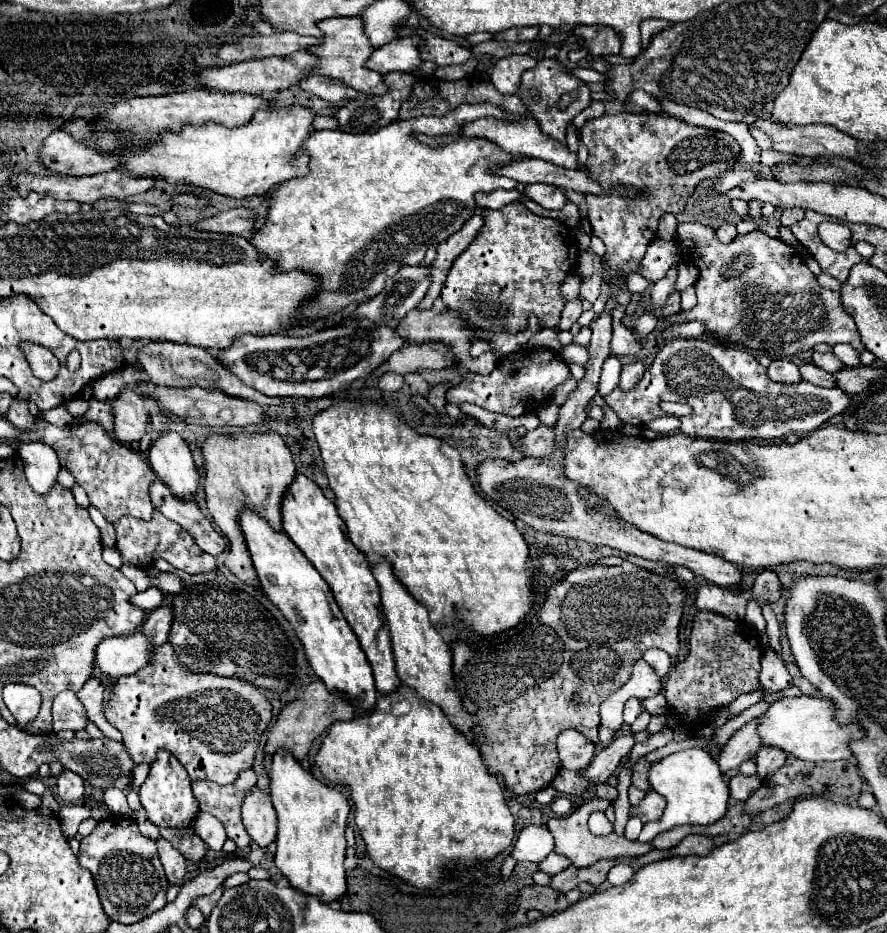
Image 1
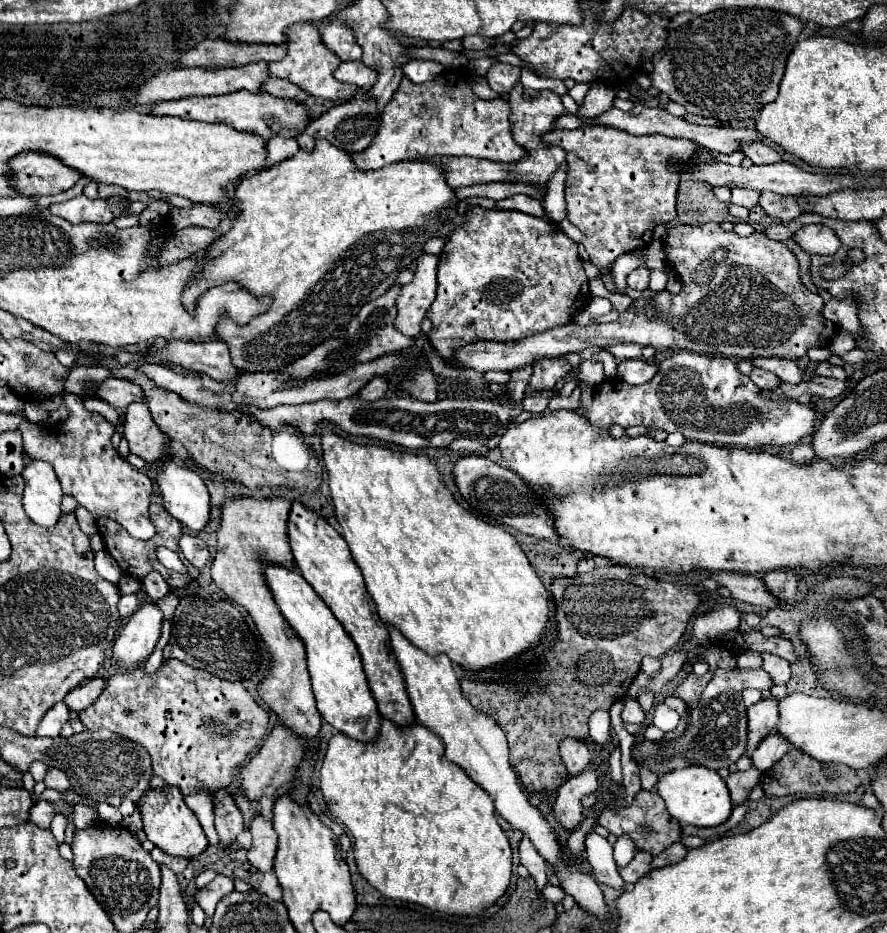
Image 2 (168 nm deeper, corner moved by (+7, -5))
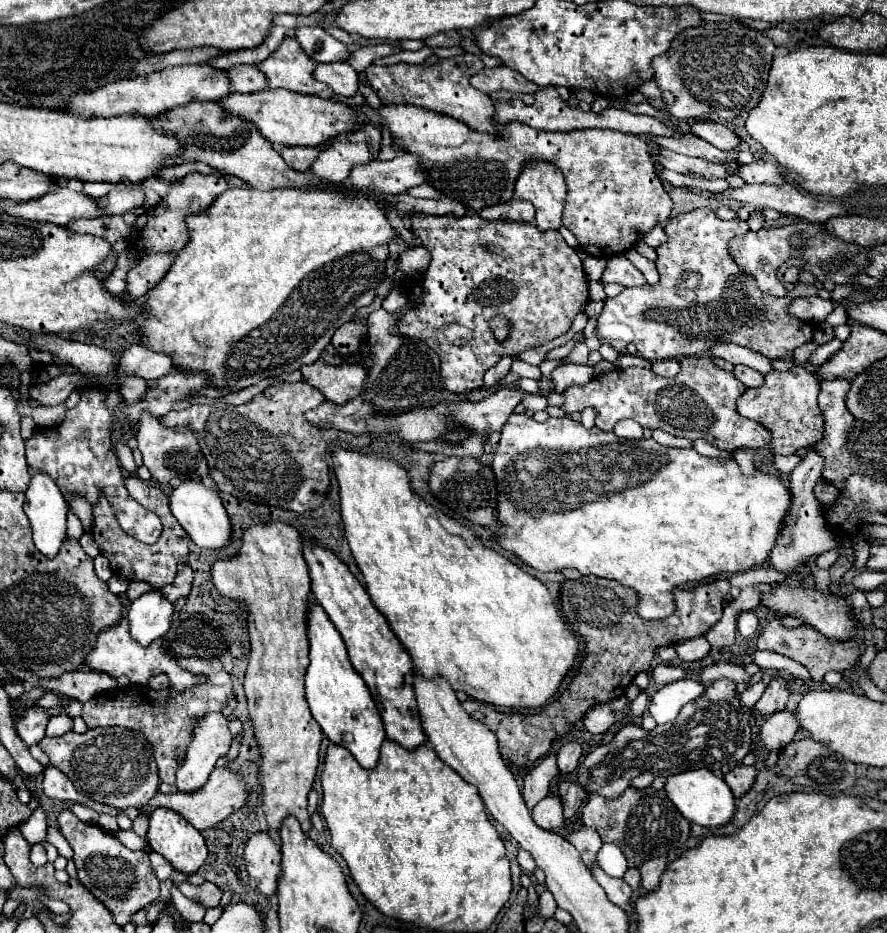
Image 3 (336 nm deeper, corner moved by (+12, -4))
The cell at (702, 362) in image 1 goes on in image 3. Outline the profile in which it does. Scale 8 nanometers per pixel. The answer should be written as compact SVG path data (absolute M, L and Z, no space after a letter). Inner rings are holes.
M682 357L680 373L674 377L658 377L650 369L630 367L598 375L586 385L572 385L562 393L562 411L570 415L594 407L596 427L602 431L612 431L620 419L634 419L642 427L662 429L690 441L702 437L724 451L764 449L770 445L772 433L758 421L746 419L736 411L736 399L744 389L734 373L716 367L710 357Z

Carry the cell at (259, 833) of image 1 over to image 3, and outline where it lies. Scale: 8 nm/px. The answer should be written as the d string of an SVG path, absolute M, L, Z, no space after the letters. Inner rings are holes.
M258 831L248 839L244 847L244 861L250 879L256 881L258 891L262 891L266 897L276 893L276 879L280 873L280 847L268 833Z

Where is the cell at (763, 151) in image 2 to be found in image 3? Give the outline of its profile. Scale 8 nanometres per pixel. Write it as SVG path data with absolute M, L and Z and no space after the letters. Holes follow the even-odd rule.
M694 123L694 127L690 129L694 135L698 135L700 139L712 143L714 147L722 149L722 151L732 151L732 149L738 149L740 147L740 137L730 131L728 127L720 125L720 123Z

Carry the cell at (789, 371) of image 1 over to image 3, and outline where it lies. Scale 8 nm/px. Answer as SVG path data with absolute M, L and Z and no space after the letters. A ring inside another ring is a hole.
M744 365L734 367L734 375L736 375L746 387L760 387L760 385L764 385L764 375L758 373L758 371L754 371L754 369L750 369L750 367L744 367Z

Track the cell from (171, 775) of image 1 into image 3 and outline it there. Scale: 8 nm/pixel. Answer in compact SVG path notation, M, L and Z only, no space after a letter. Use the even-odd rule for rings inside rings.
M158 807L152 811L146 839L152 851L166 857L174 865L174 869L182 873L196 873L204 865L208 855L202 833L196 827L192 827L184 817L180 817L180 813L174 813L172 809L166 809L166 807Z

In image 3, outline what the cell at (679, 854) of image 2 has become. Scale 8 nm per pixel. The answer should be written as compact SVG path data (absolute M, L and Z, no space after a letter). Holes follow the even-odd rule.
M654 857L654 859L646 861L646 863L640 867L642 887L644 887L646 891L656 889L656 885L660 883L660 875L664 873L666 865L668 865L668 859L666 859L666 857Z

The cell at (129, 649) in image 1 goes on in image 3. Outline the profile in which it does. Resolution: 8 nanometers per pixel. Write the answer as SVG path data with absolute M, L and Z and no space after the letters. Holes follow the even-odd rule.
M160 591L144 593L130 603L128 609L128 631L140 645L150 645L160 639L172 623L174 605L160 597Z

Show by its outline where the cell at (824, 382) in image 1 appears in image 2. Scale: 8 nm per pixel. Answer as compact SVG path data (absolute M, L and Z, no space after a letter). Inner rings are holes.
M753 358L751 364L755 368L765 368L769 372L777 374L783 382L799 384L803 380L803 370L793 360L783 360L783 358Z

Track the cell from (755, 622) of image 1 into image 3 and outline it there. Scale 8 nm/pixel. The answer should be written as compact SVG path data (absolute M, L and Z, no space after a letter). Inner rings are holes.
M744 611L738 615L738 631L742 637L754 635L758 629L758 617L752 611Z

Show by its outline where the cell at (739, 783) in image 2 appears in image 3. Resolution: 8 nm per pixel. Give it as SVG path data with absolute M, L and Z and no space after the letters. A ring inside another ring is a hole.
M738 765L724 775L724 781L732 789L734 797L742 797L752 787L754 779L756 779L756 767L746 767L746 765Z

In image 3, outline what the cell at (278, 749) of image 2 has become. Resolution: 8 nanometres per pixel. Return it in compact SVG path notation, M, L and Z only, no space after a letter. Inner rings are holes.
M216 767L208 779L208 783L204 785L204 789L198 789L196 793L174 793L174 795L162 795L162 793L156 793L152 797L152 801L144 807L144 813L150 815L152 809L156 807L168 807L168 809L174 809L176 813L180 813L184 819L188 819L198 831L204 831L204 829L210 829L210 827L216 827L220 821L224 821L230 813L234 813L236 809L240 809L246 799L250 795L250 789L248 785L244 783L244 773L242 771L232 771L228 767Z

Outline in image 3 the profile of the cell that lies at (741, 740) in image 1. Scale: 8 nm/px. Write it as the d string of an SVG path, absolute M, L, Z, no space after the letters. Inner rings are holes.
M776 677L776 679L766 687L766 691L764 691L764 695L758 699L758 703L752 707L752 713L754 713L756 721L762 723L762 721L768 719L770 715L786 709L788 695L790 695L790 689L788 689L786 679Z

